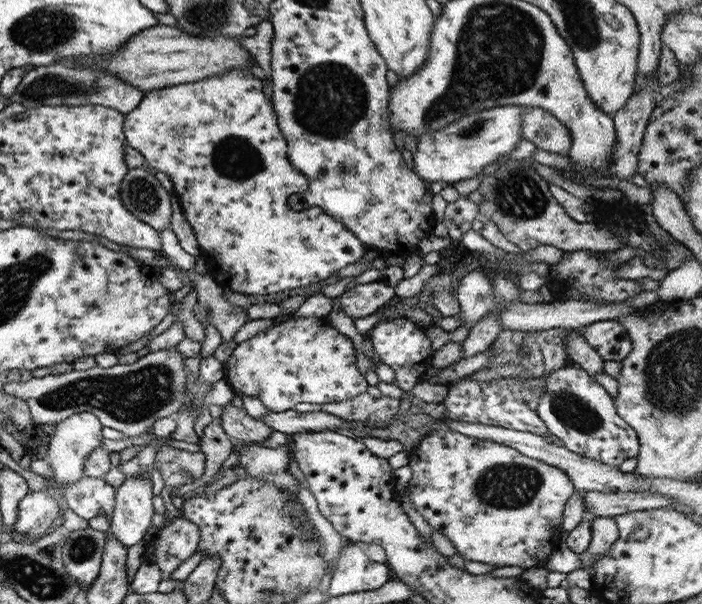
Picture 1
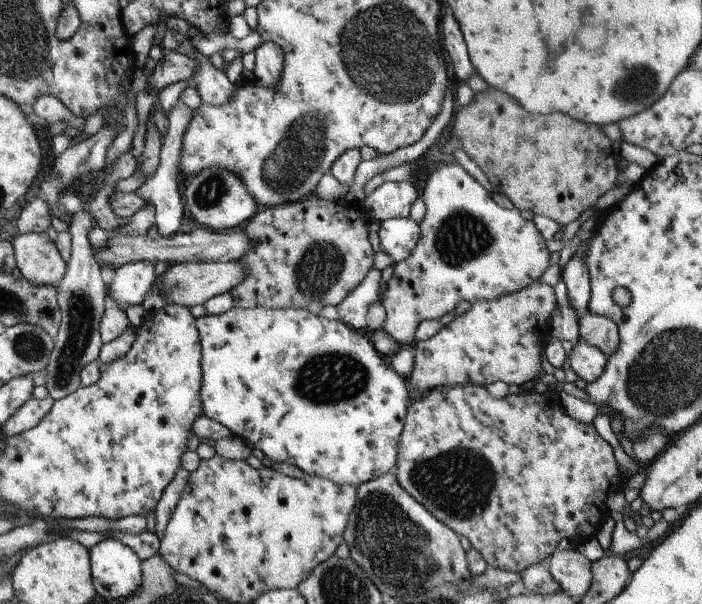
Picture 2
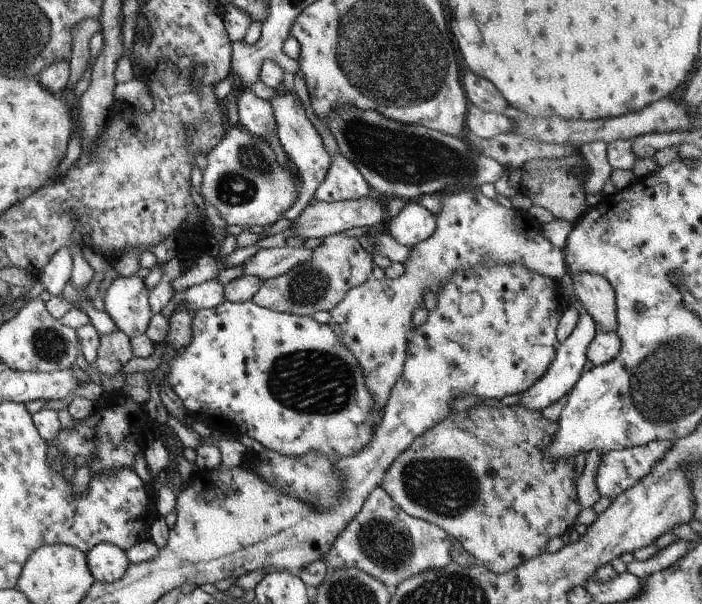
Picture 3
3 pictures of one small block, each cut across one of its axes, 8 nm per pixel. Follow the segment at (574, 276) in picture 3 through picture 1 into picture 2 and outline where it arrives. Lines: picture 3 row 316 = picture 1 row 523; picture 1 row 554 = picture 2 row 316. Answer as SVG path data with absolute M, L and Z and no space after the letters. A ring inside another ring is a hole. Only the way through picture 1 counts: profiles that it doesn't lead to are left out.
M585 313L578 320L579 339L599 348L605 357L611 356L617 348L618 331L613 320L599 314Z

